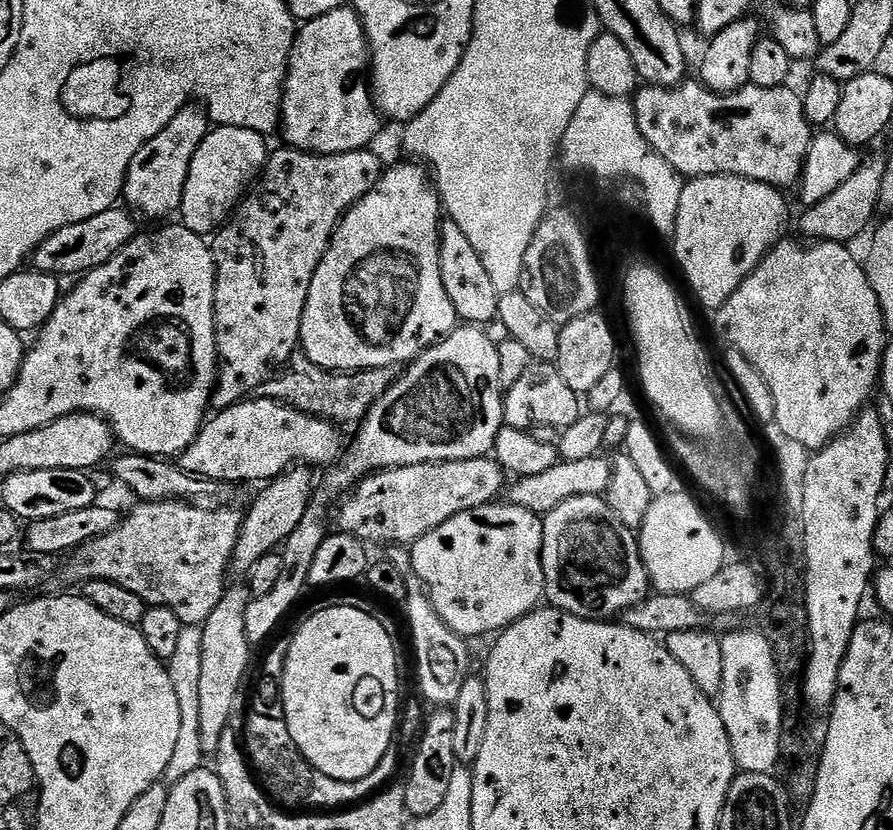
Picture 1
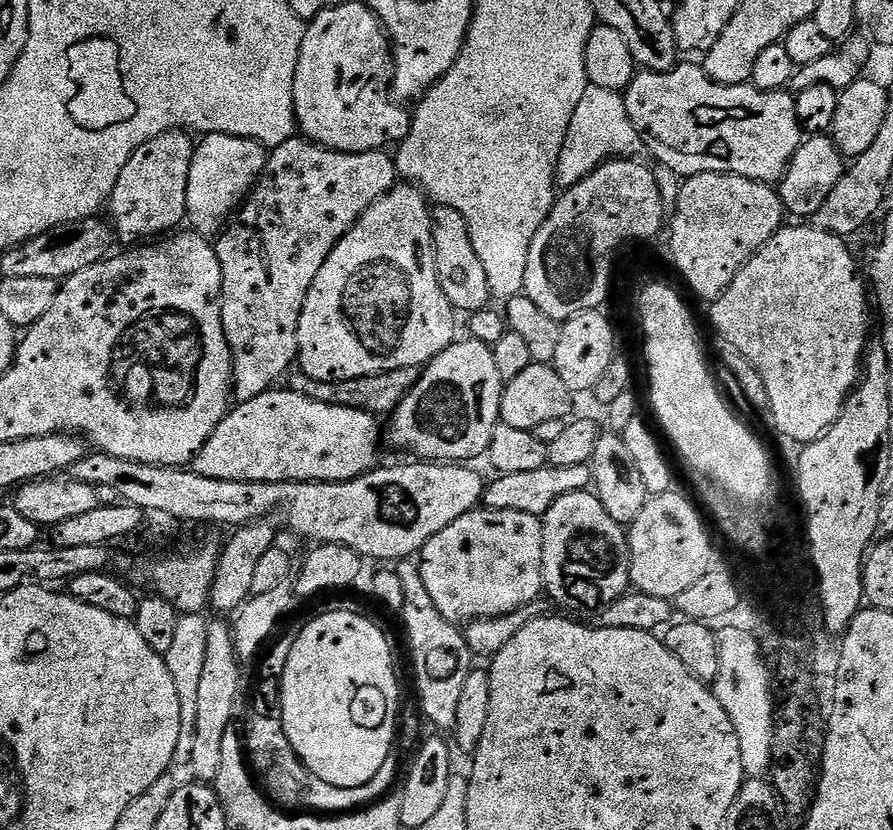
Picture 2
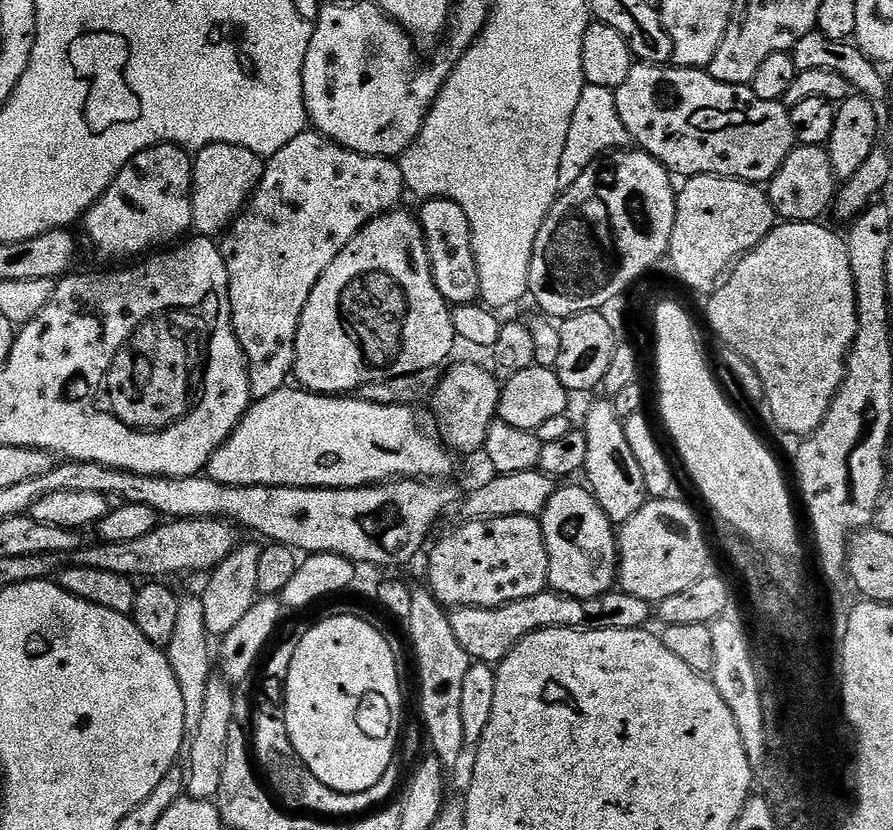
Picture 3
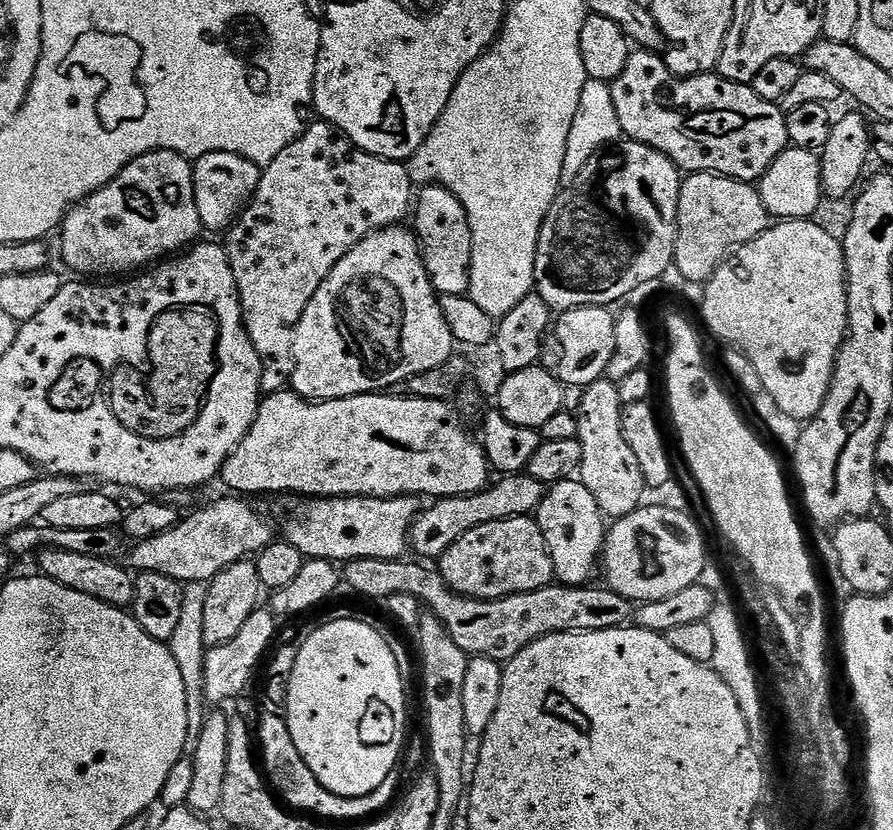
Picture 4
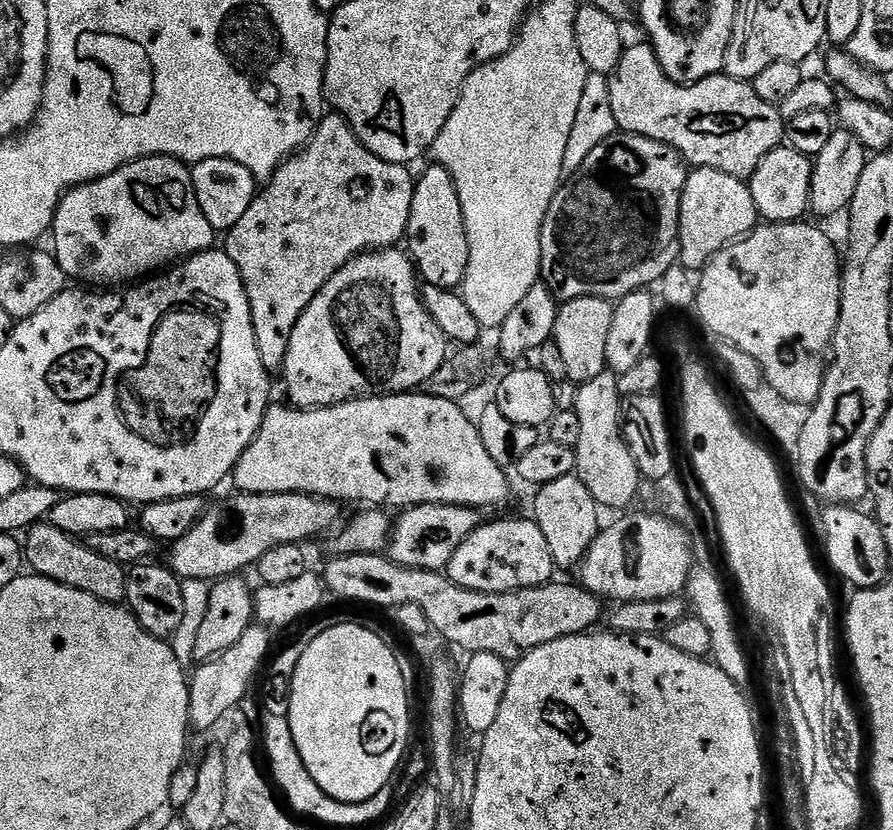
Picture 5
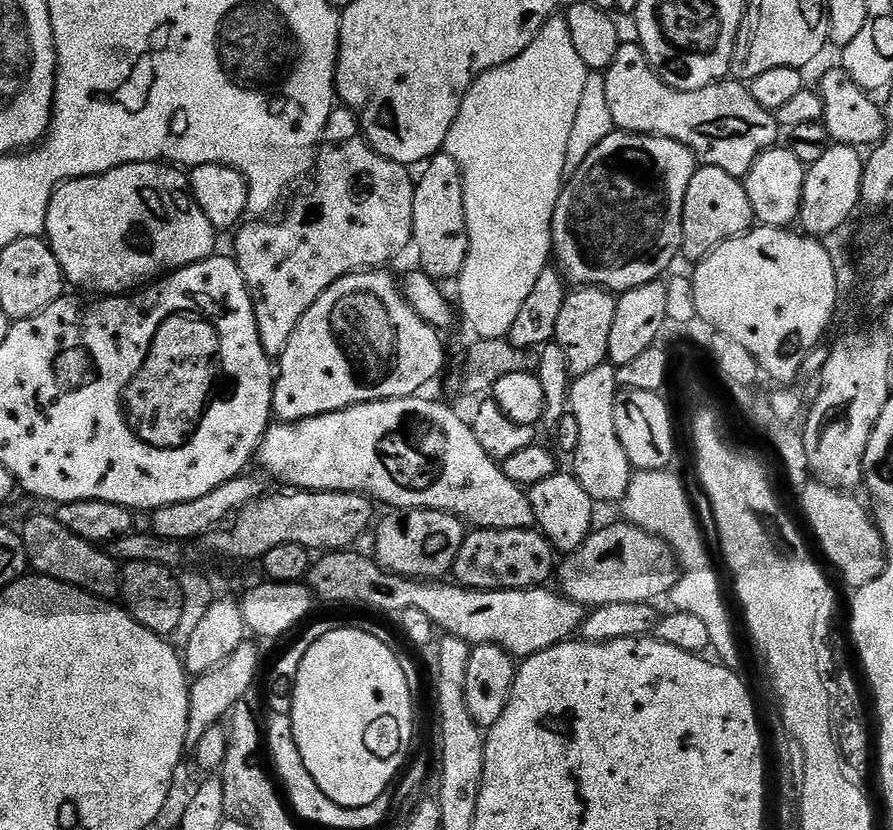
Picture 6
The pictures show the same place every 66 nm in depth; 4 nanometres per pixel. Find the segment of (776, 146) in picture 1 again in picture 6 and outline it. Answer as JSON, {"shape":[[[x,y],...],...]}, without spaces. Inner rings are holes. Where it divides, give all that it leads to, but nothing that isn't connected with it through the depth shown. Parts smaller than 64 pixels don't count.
{"shape":[[[621,43],[614,62],[604,72],[606,98],[610,101],[610,118],[622,132],[635,132],[642,136],[661,136],[674,142],[682,142],[692,151],[701,165],[726,170],[726,174],[743,178],[754,166],[754,162],[767,148],[777,143],[776,135],[782,132],[773,113],[754,102],[751,91],[735,78],[725,78],[702,90],[674,90],[650,66],[639,43]]]}

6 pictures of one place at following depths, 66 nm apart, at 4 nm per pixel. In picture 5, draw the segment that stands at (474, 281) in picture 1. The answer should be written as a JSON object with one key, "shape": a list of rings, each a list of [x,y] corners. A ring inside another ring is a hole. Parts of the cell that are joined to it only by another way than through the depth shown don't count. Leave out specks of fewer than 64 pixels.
{"shape":[[[438,163],[431,167],[416,180],[406,233],[406,251],[424,284],[456,290],[463,285],[466,266],[470,262],[470,242],[462,202],[458,202],[458,190],[449,172]]]}

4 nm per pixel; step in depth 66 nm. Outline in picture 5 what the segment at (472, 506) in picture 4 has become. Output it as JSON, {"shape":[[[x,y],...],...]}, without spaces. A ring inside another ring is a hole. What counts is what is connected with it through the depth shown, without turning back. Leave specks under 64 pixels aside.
{"shape":[[[419,504],[413,508],[405,508],[399,513],[400,521],[393,523],[390,528],[390,558],[395,564],[407,568],[421,568],[439,572],[447,569],[450,558],[454,558],[454,550],[466,542],[470,533],[479,528],[482,523],[482,512],[478,508],[454,506],[453,504]]]}

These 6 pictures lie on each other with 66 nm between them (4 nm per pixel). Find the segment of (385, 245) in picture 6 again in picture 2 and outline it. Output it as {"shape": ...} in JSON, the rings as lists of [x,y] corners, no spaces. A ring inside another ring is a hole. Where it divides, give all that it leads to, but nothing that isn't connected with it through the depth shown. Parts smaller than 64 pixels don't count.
{"shape":[[[293,138],[287,140],[285,144],[280,144],[271,149],[268,165],[264,167],[263,179],[252,189],[246,203],[237,211],[234,219],[220,233],[214,244],[218,254],[218,262],[222,266],[222,274],[224,275],[222,278],[222,294],[220,295],[222,330],[226,334],[226,342],[230,346],[232,386],[235,399],[239,403],[245,404],[250,402],[250,398],[258,398],[258,394],[273,391],[279,385],[276,383],[283,378],[284,371],[291,364],[293,367],[297,363],[298,322],[302,318],[302,306],[306,302],[306,294],[310,294],[310,286],[314,286],[314,278],[318,278],[318,270],[322,270],[322,266],[326,262],[326,258],[330,258],[334,246],[338,246],[340,239],[356,225],[358,218],[362,214],[366,214],[366,210],[370,210],[370,206],[374,206],[374,202],[378,198],[382,198],[388,191],[395,188],[397,183],[398,173],[395,159],[384,150],[379,152],[335,152],[334,149],[314,144],[307,138]]]}

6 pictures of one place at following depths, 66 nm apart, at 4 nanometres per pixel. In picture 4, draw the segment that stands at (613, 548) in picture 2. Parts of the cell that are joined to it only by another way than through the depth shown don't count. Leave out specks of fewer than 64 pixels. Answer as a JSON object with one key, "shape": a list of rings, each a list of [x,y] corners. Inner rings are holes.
{"shape":[[[576,478],[553,484],[545,491],[534,519],[544,531],[546,546],[556,571],[555,579],[562,584],[587,585],[591,581],[588,579],[595,572],[597,575],[601,567],[606,539],[606,517],[600,511],[598,502],[594,502],[594,494],[590,494],[590,490],[586,490],[586,486]]]}

